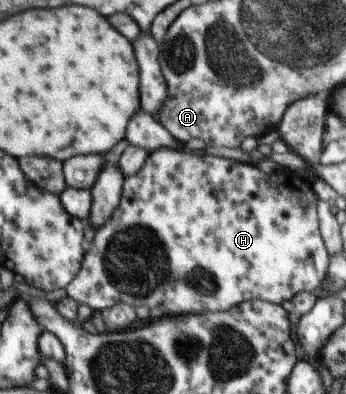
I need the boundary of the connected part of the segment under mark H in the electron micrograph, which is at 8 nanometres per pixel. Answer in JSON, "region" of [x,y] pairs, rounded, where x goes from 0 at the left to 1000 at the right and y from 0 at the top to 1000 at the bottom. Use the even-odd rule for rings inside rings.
{"region":[[[465,376],[434,388],[419,421],[399,444],[367,447],[355,464],[355,508],[324,553],[295,579],[275,584],[266,614],[257,614],[254,640],[237,660],[231,701],[188,731],[197,749],[220,756],[231,772],[249,772],[269,792],[295,792],[303,782],[329,777],[335,766],[353,766],[358,746],[376,751],[422,751],[457,726],[457,688],[468,695],[462,716],[480,716],[486,706],[514,706],[520,716],[555,726],[566,741],[590,751],[590,787],[613,792],[656,789],[688,777],[705,764],[751,759],[792,772],[815,772],[853,756],[867,741],[910,744],[925,734],[925,721],[945,706],[945,685],[954,675],[954,650],[936,609],[931,609],[922,553],[916,546],[916,518],[922,503],[902,480],[902,467],[870,437],[847,437],[827,426],[806,426],[786,442],[763,442],[740,419],[711,416],[650,398],[595,391],[555,391],[532,381],[497,381],[497,376]]]}

